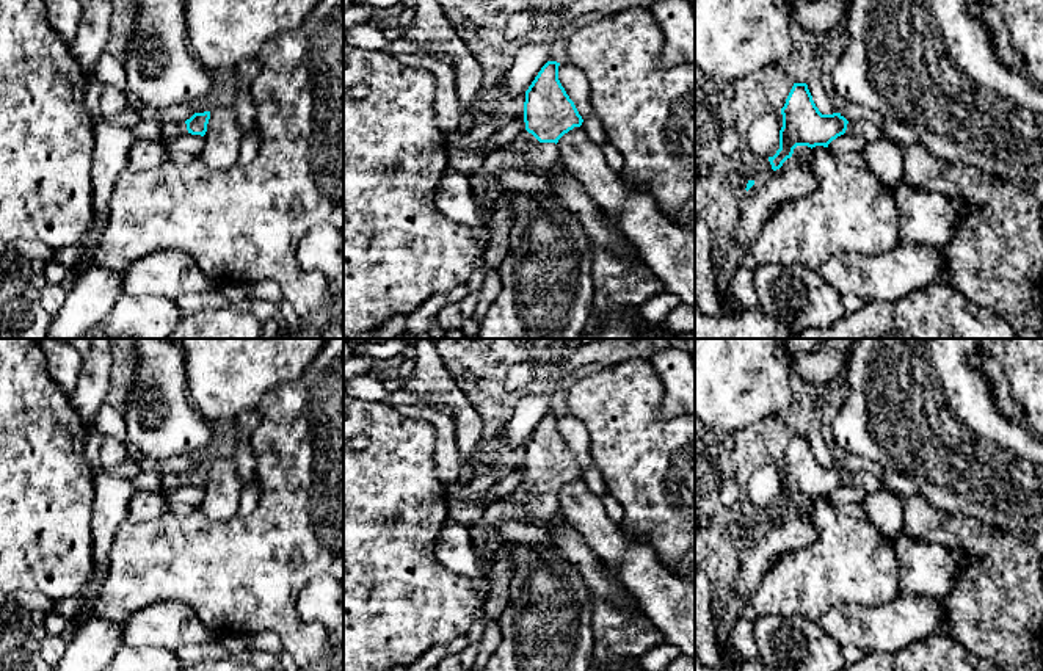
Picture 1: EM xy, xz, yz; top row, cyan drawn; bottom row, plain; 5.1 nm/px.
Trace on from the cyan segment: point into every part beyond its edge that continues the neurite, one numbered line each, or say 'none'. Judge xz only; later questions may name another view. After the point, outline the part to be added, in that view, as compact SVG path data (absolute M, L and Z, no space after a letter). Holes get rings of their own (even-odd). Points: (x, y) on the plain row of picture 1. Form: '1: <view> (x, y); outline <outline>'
1: xz (526, 499); outline M529 483L518 486L510 497L499 499L486 506L483 517L471 531L471 541L475 552L482 552L489 538L499 541L499 547L489 555L489 574L486 577L489 589L485 599L486 621L499 621L510 599L508 586L513 572L513 544L502 536L500 525L505 520L522 522L525 514L533 514L538 519L549 519L557 513L557 495L540 494Z

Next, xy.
1: xy (170, 482); outline M163 473L158 492L168 492L182 486L187 486L185 473Z

